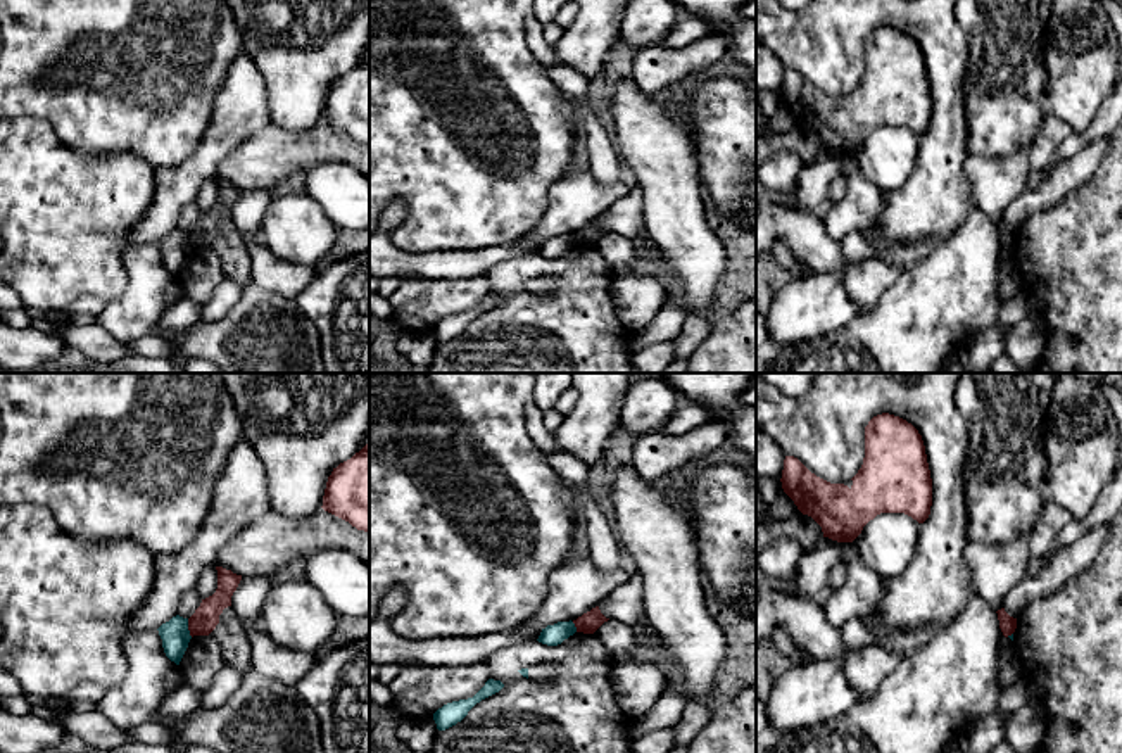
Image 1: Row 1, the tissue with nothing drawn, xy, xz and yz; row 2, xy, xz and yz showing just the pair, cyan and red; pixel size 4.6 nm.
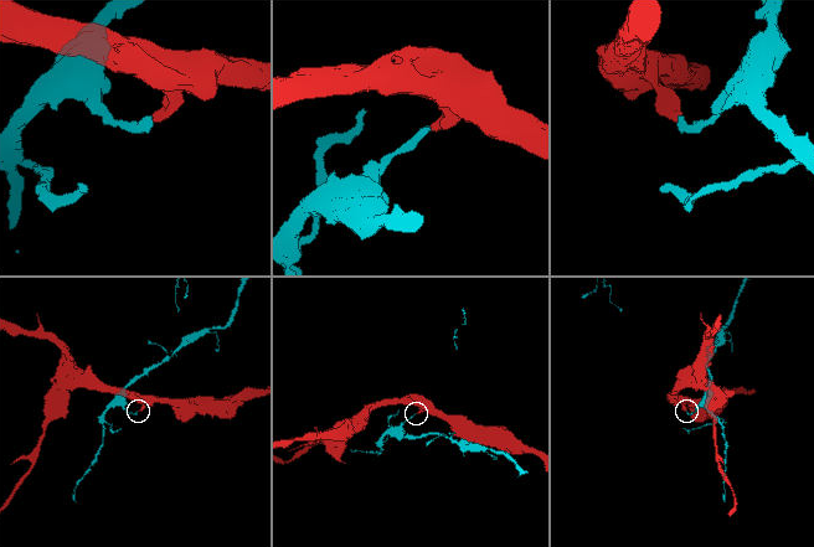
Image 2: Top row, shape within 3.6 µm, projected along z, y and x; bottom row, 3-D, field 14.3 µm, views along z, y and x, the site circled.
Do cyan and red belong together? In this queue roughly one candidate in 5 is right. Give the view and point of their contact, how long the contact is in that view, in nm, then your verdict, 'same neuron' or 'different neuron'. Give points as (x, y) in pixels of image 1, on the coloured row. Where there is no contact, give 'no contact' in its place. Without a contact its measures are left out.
contact xy (187, 627); length 90 nm; different neuron

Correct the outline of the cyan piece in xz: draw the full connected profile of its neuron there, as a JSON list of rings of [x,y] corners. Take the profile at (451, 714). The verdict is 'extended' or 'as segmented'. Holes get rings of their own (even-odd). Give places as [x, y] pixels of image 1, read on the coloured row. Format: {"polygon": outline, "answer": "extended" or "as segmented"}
{"polygon": [[[489,679],[485,682],[485,686],[473,698],[459,699],[459,701],[452,701],[452,703],[444,705],[442,708],[438,708],[433,713],[433,720],[437,724],[437,729],[445,731],[452,725],[456,725],[457,722],[461,722],[468,715],[468,712],[476,703],[499,693],[502,687],[504,687],[504,684],[501,680]]], "answer": "as segmented"}

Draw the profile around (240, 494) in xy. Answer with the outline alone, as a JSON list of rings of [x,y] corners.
[[[240,439],[216,480],[211,511],[195,537],[180,551],[155,558],[155,577],[129,630],[159,629],[180,613],[181,598],[200,573],[216,566],[217,553],[255,518],[271,513],[266,470],[254,447]]]

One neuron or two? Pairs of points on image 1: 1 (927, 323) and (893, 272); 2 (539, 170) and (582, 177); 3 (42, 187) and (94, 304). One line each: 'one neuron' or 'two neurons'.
1: two neurons
2: two neurons
3: two neurons

